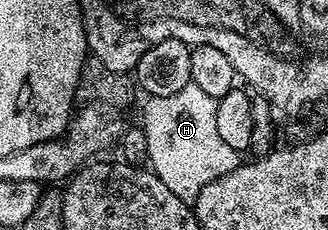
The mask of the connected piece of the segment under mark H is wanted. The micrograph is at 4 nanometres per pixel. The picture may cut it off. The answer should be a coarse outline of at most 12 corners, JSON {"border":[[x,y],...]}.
{"border":[[191,82],[142,109],[147,160],[180,200],[240,167]]}

